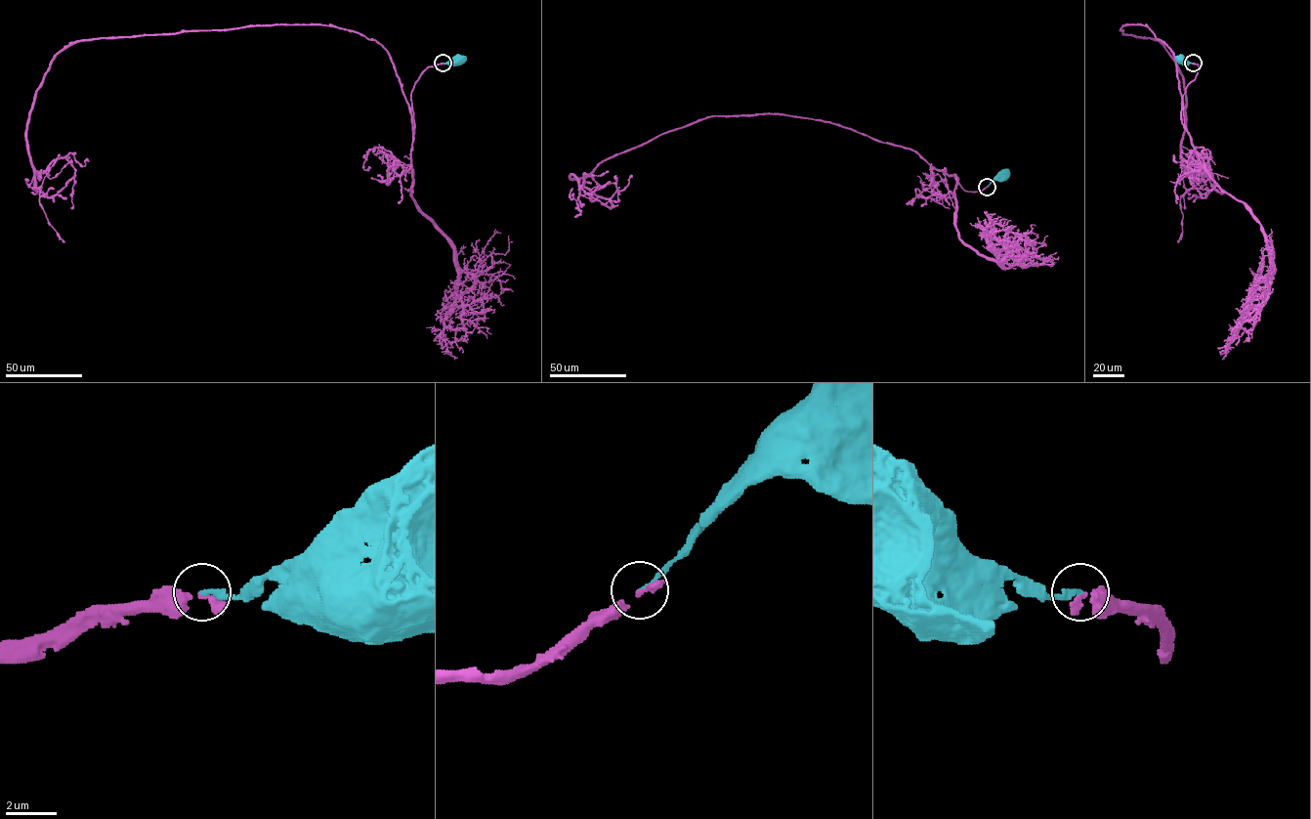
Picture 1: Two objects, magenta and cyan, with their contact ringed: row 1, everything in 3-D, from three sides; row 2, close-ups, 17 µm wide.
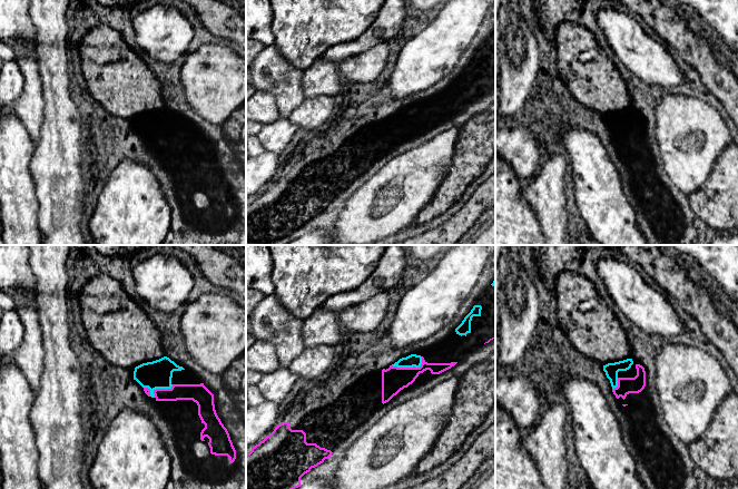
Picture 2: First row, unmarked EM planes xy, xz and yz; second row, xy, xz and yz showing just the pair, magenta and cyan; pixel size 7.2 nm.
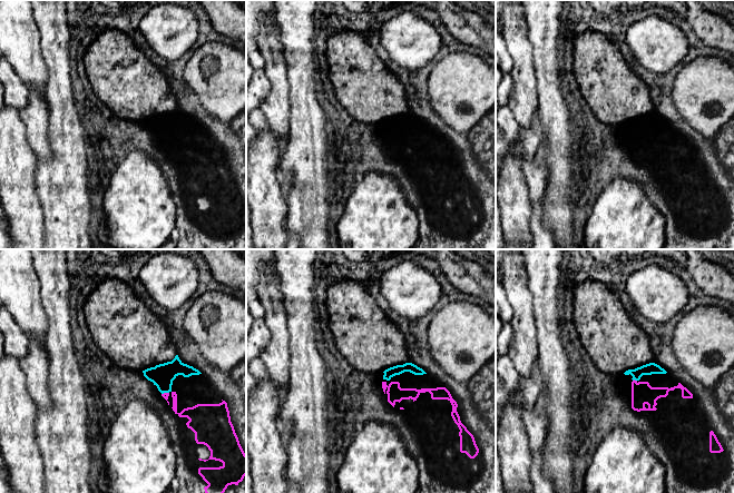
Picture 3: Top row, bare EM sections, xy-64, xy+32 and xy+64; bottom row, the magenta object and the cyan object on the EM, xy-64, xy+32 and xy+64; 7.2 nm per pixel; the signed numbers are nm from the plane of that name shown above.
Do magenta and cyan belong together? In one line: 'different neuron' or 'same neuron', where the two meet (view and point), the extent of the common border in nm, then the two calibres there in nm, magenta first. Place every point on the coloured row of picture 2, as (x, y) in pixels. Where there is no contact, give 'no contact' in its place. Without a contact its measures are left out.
same neuron; meets magenta in xz at (410, 368); contact 240 nm long; 180 nm thick on the magenta side, 90 nm on the other

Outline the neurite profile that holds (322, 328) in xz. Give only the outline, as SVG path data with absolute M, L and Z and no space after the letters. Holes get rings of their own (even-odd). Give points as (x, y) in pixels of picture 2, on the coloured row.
M318 307L304 320L301 335L305 348L332 345L340 349L344 341L345 331L336 312Z

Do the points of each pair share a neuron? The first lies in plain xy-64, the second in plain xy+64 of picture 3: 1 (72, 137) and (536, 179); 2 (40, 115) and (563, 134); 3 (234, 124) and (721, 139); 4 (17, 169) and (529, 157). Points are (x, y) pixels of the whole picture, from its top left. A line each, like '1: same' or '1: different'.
1: different
2: different
3: same
4: different

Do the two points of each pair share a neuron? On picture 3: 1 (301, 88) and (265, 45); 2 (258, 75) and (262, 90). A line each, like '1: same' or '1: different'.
1: different
2: same

